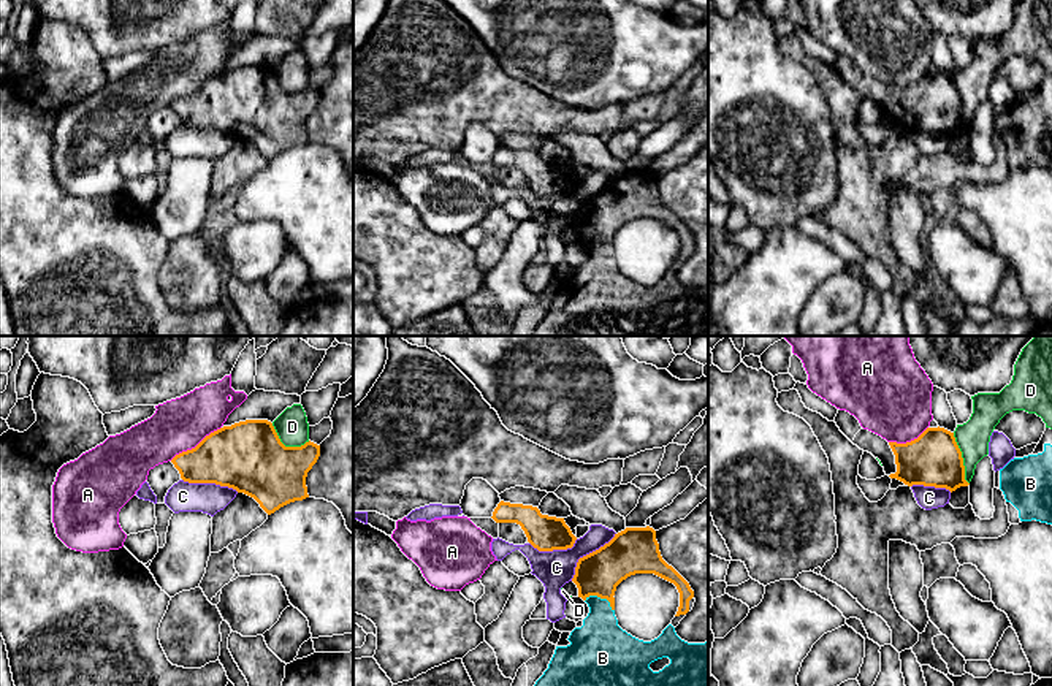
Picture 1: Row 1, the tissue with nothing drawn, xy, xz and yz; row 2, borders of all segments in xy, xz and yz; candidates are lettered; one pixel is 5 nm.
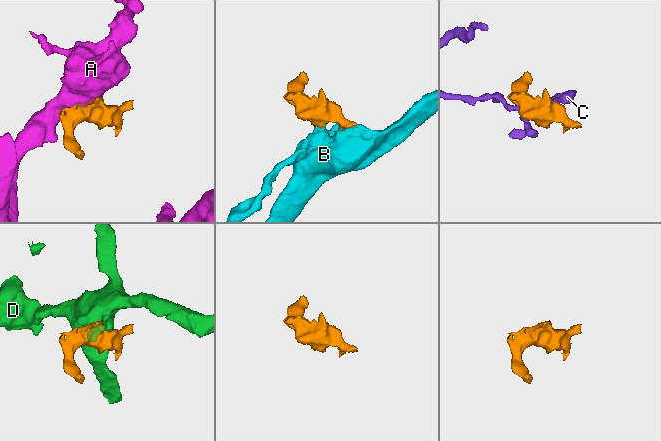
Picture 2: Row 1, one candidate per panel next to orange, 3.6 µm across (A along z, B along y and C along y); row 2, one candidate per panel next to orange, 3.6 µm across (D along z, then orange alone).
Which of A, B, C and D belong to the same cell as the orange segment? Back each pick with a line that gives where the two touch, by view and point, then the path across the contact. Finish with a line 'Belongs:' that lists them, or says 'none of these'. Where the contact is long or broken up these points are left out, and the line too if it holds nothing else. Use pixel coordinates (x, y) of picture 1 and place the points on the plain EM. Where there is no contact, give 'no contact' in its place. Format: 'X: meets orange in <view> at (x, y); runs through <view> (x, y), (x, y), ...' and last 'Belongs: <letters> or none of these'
B: meets orange in xz at (601, 243)
Belongs: B

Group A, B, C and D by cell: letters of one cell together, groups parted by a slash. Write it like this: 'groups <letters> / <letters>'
groups A / B / C / D

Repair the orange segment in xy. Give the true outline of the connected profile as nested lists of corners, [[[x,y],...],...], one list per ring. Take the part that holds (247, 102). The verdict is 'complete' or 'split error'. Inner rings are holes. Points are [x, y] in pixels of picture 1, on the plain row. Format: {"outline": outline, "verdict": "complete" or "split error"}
{"outline": [[[246,65],[206,81],[171,108],[189,128],[215,128],[253,143],[268,158],[309,143],[306,122],[320,90],[285,92],[273,68]]], "verdict": "complete"}

